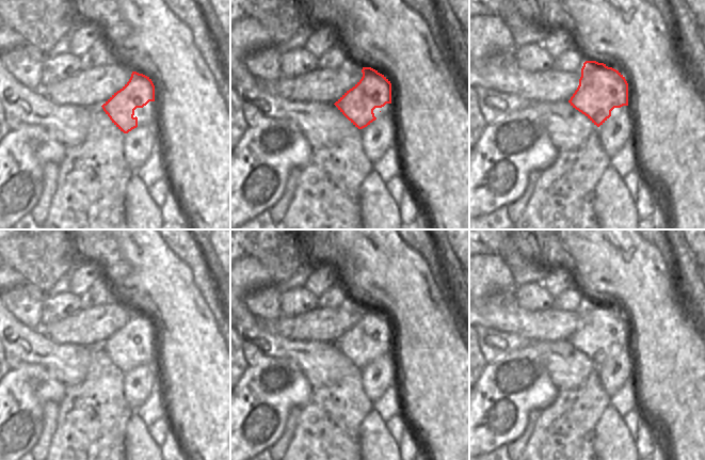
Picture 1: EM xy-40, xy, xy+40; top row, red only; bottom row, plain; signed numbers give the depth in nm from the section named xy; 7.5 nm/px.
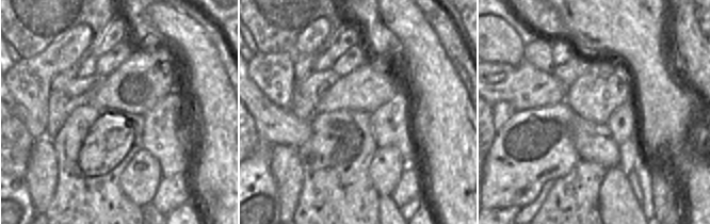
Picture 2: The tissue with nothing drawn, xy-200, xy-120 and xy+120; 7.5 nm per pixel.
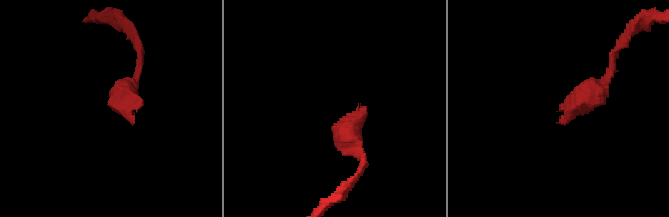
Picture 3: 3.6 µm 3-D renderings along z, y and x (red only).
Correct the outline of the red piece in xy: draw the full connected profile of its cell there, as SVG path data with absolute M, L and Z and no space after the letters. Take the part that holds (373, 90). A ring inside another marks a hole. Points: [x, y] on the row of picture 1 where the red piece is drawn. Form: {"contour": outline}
{"contour": "M363 67L362 79L334 105L358 129L376 120L373 110L391 104L391 83L378 70Z"}

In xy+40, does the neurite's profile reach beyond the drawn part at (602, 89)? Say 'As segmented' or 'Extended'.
As segmented.

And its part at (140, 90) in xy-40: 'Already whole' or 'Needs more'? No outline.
Already whole.

